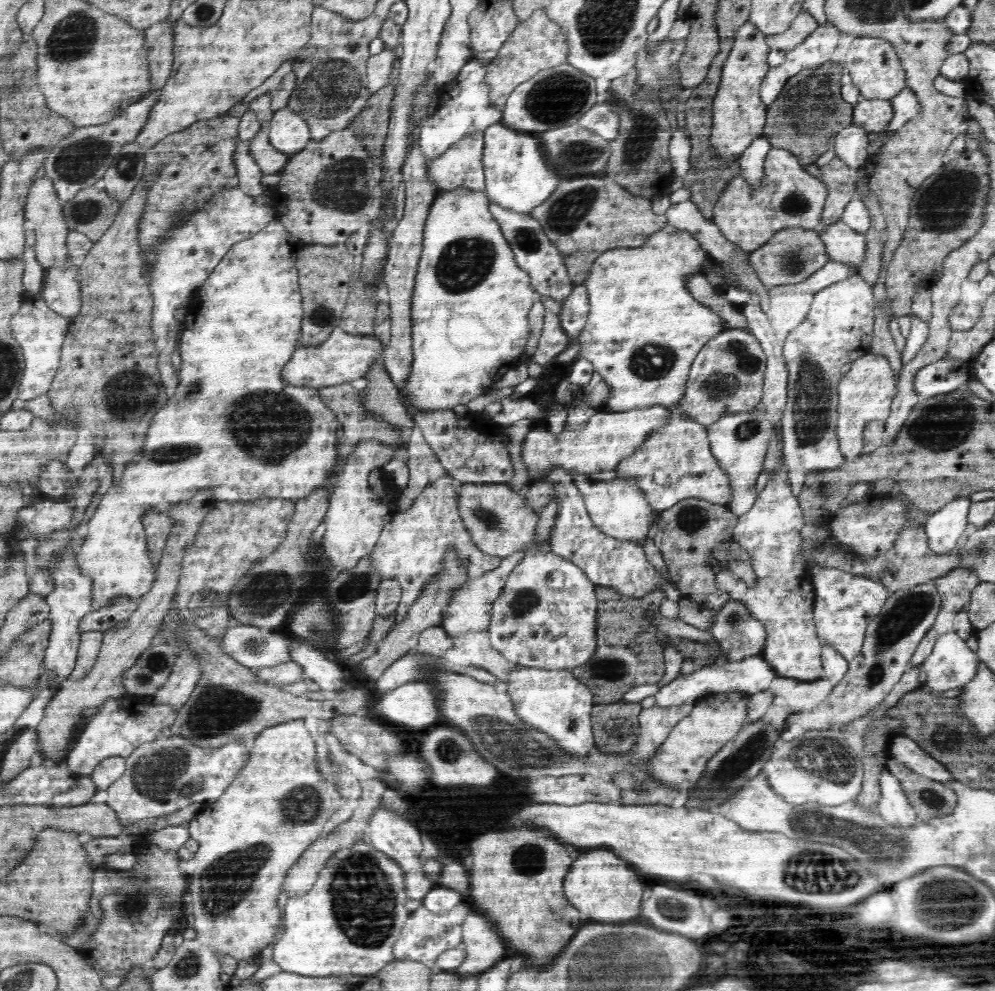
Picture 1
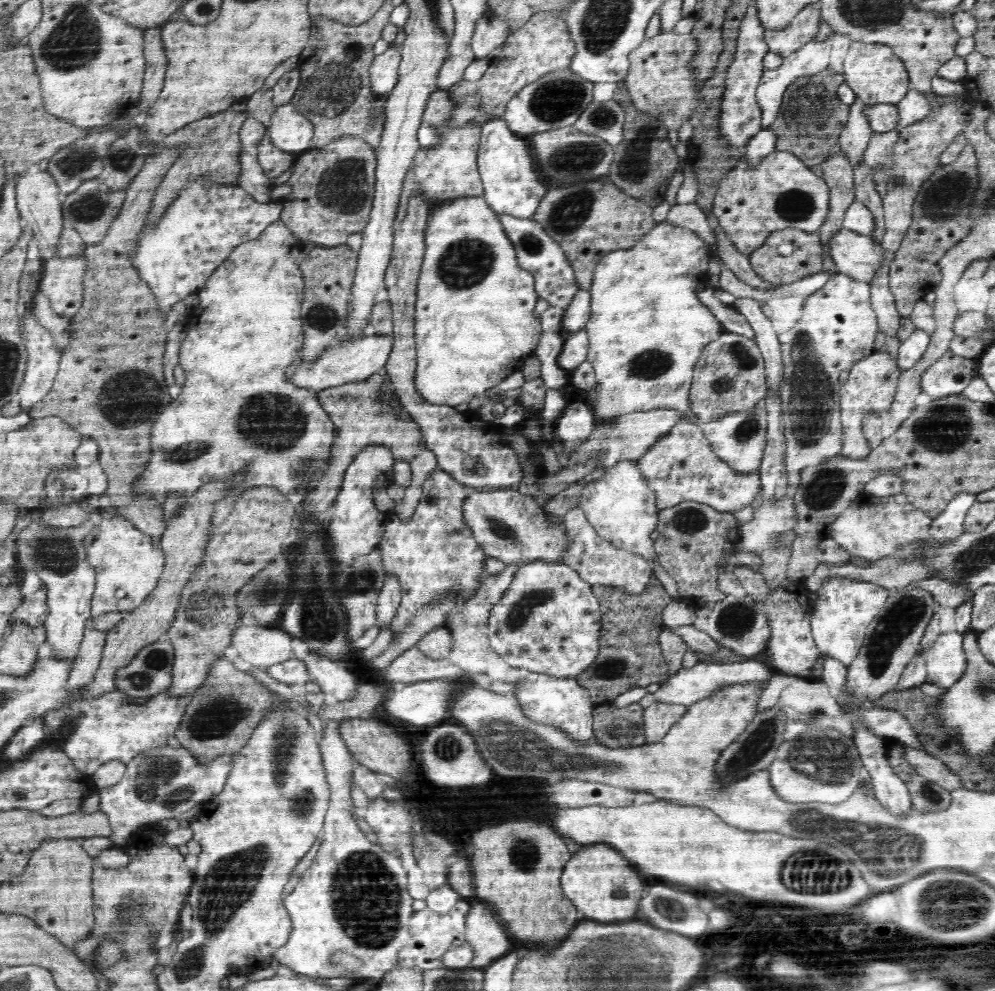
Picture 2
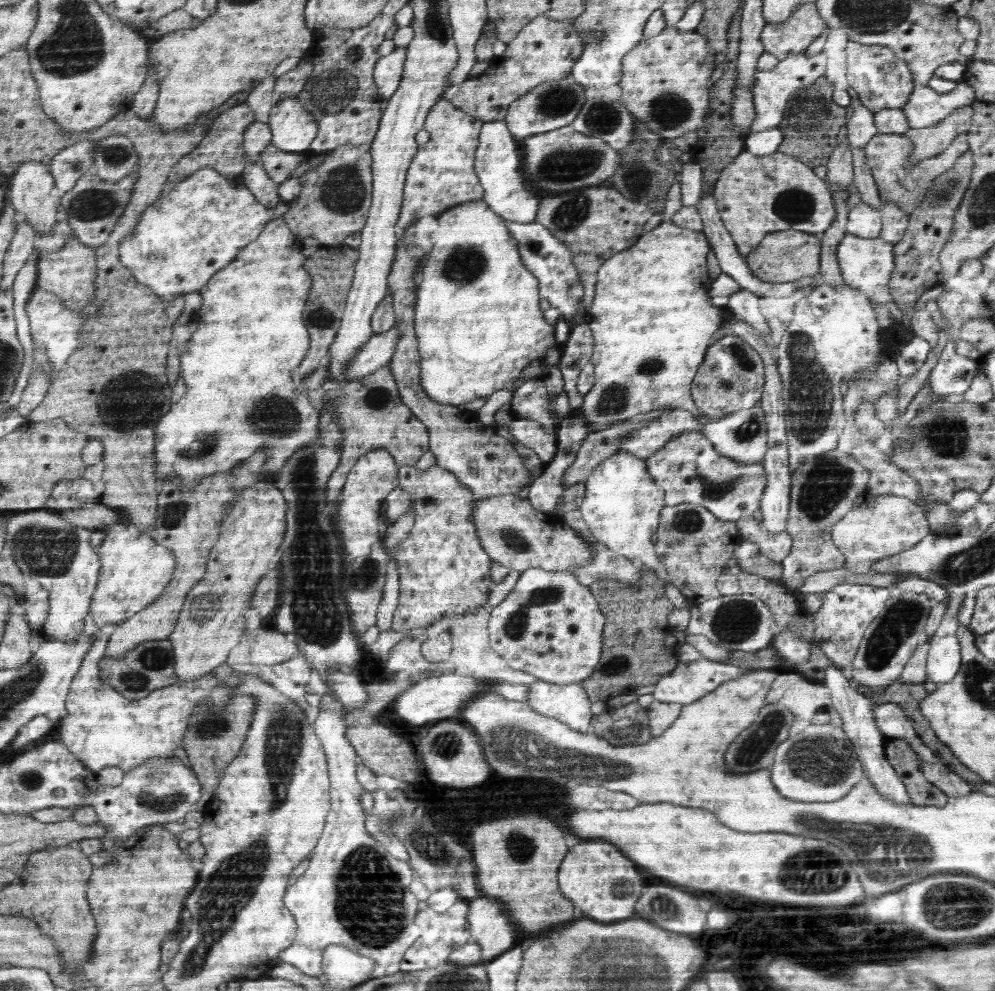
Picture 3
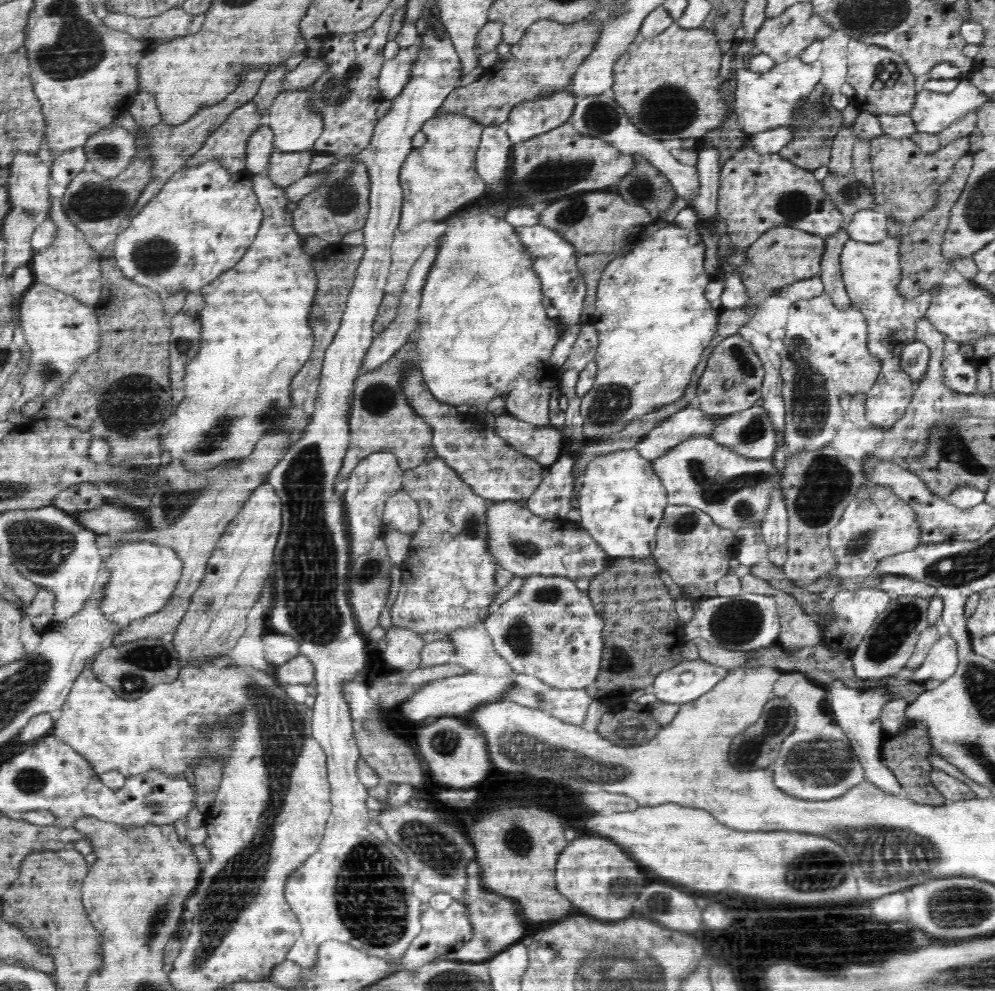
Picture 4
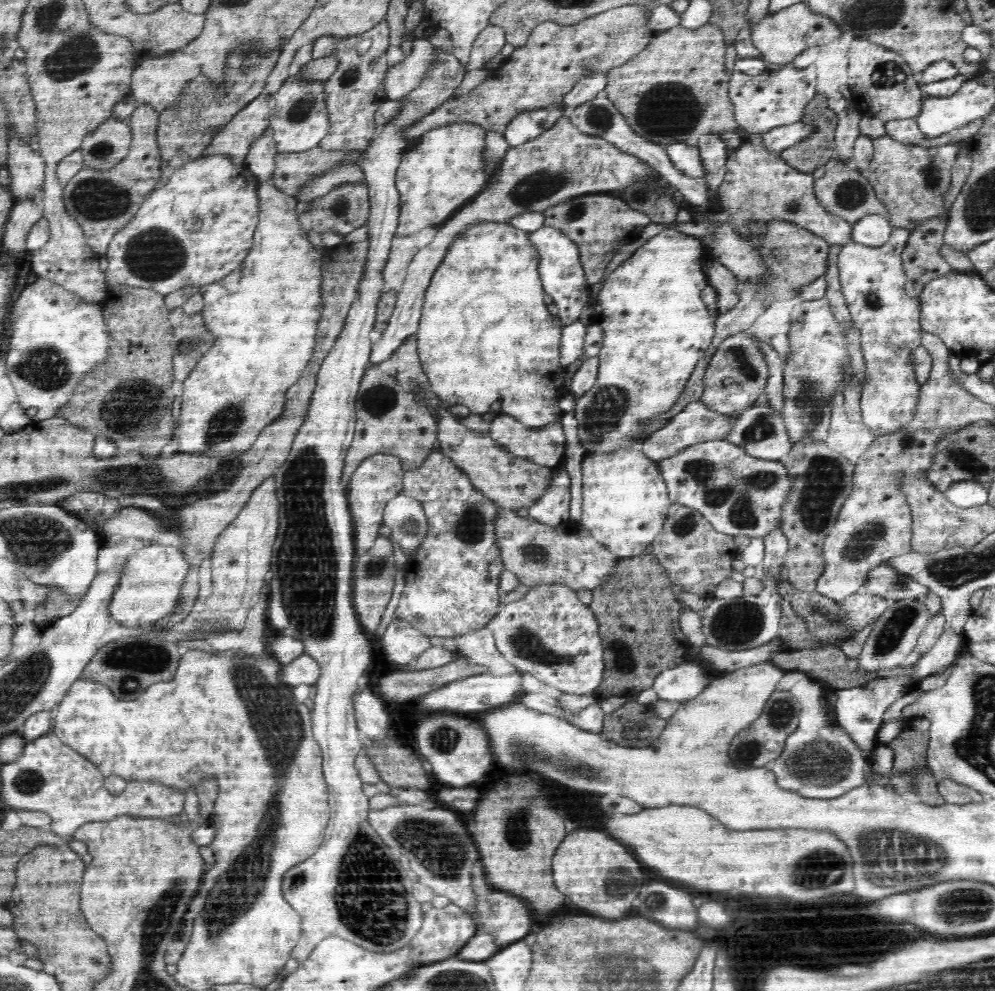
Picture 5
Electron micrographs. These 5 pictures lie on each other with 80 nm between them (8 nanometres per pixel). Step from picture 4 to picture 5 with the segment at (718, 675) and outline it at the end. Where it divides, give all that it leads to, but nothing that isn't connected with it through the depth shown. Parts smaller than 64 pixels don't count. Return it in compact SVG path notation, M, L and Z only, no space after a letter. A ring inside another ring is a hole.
M689 659L684 664L662 671L652 687L659 699L680 704L698 696L720 674L718 670L704 672L699 664Z

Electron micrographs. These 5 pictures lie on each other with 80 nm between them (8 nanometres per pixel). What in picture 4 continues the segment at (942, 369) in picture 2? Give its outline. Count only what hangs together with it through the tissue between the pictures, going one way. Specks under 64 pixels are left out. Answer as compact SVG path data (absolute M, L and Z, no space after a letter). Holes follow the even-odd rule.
M944 337L944 361L942 362L944 377L942 383L952 391L964 395L978 395L976 387L978 368L974 367L968 357L962 354L958 343Z

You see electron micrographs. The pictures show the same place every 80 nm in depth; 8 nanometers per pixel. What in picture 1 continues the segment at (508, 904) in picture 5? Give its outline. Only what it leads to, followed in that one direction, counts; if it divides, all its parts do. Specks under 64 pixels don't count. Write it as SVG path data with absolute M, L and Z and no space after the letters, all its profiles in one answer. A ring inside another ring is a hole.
M472 909L462 923L462 934L466 959L453 972L461 975L482 974L500 962L506 954L505 942L500 934L492 928L492 924L478 912Z

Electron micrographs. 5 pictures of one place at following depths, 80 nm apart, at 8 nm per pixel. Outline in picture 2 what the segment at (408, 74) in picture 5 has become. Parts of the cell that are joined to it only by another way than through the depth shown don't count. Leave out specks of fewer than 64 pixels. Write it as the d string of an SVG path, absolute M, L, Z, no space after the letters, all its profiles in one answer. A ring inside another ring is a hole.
M389 46L384 54L376 55L370 66L372 90L379 96L390 94L398 82L398 68L401 60L399 46Z

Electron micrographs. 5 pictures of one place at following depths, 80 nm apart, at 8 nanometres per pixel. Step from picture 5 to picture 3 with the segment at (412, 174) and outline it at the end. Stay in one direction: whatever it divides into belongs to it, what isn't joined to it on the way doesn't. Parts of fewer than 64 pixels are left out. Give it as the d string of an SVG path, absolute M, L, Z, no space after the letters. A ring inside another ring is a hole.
M445 96L432 106L423 126L423 130L430 133L430 140L419 145L409 164L396 226L404 231L411 223L416 223L424 216L438 217L452 206L483 198L484 189L475 171L475 152L482 125L479 118L456 108Z

